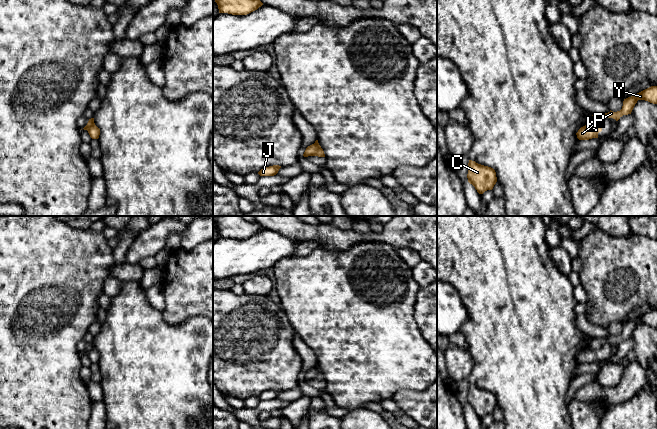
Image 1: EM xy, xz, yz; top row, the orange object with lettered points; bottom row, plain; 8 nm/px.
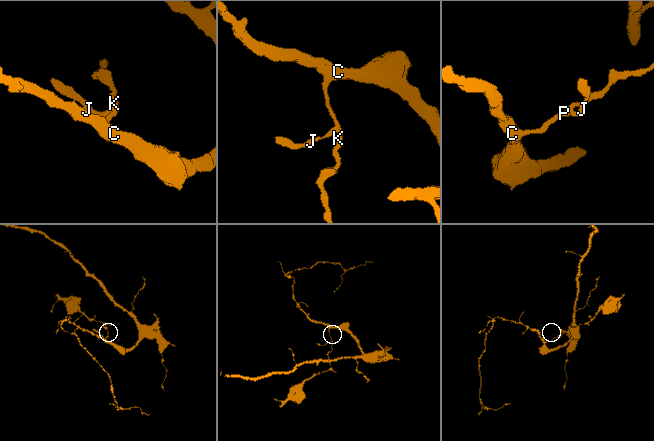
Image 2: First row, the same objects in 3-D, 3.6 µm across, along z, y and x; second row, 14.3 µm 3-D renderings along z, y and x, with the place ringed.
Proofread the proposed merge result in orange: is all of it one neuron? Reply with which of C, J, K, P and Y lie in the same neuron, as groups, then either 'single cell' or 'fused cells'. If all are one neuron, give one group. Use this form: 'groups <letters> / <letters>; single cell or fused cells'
groups C P / J K Y; fused cells

